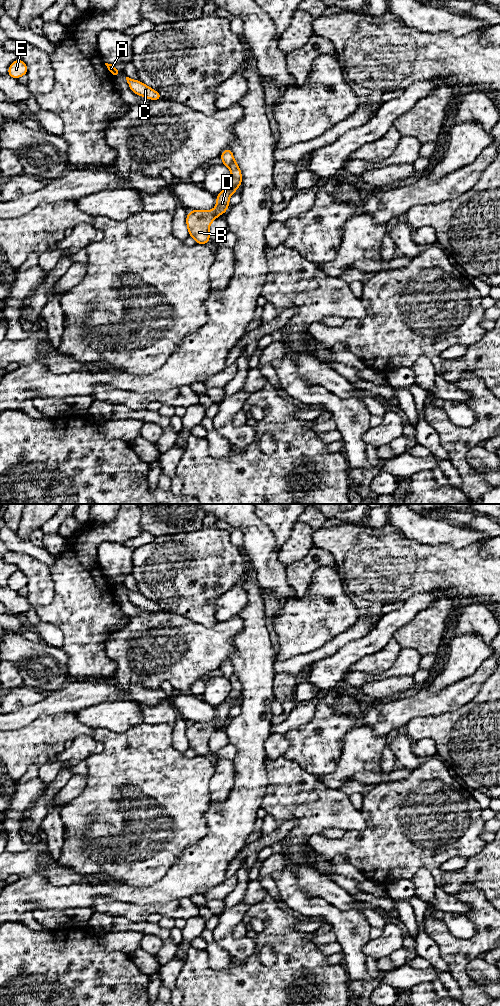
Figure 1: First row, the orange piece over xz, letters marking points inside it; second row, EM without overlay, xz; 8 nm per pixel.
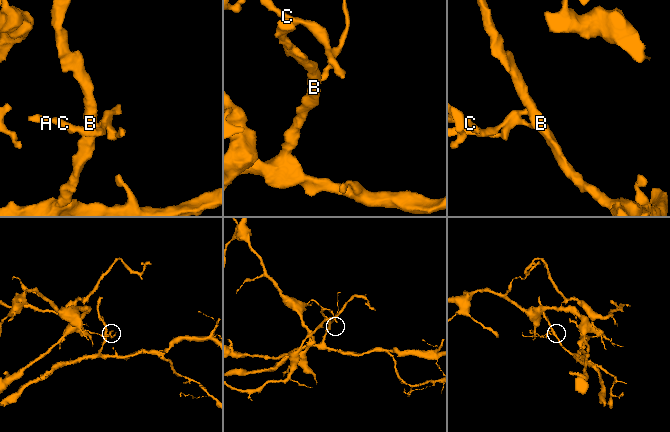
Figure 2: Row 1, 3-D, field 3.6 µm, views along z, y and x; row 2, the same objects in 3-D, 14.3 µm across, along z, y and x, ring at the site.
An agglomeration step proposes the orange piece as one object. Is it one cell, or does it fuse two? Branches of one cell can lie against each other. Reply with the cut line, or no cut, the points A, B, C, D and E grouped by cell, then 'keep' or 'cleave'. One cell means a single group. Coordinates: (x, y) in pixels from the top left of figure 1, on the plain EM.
cut in xz along (234, 672), (228, 679); A C E / B D; cleave

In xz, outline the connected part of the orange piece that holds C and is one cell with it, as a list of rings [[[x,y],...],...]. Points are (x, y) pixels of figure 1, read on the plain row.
[[[126,589],[127,595],[130,601],[139,608],[149,610],[151,612],[160,612],[163,611],[162,607],[153,602],[152,600],[146,598],[141,593],[133,592],[129,589]]]

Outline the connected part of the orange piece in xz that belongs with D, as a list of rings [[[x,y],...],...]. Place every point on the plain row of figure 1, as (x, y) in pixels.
[[[235,672],[229,679],[232,690],[228,698],[216,707],[216,720],[210,723],[189,723],[186,736],[189,743],[189,748],[194,750],[197,756],[207,756],[211,751],[209,748],[209,739],[211,734],[218,730],[219,727],[228,722],[229,710],[237,703],[237,700],[242,696],[242,686]]]

